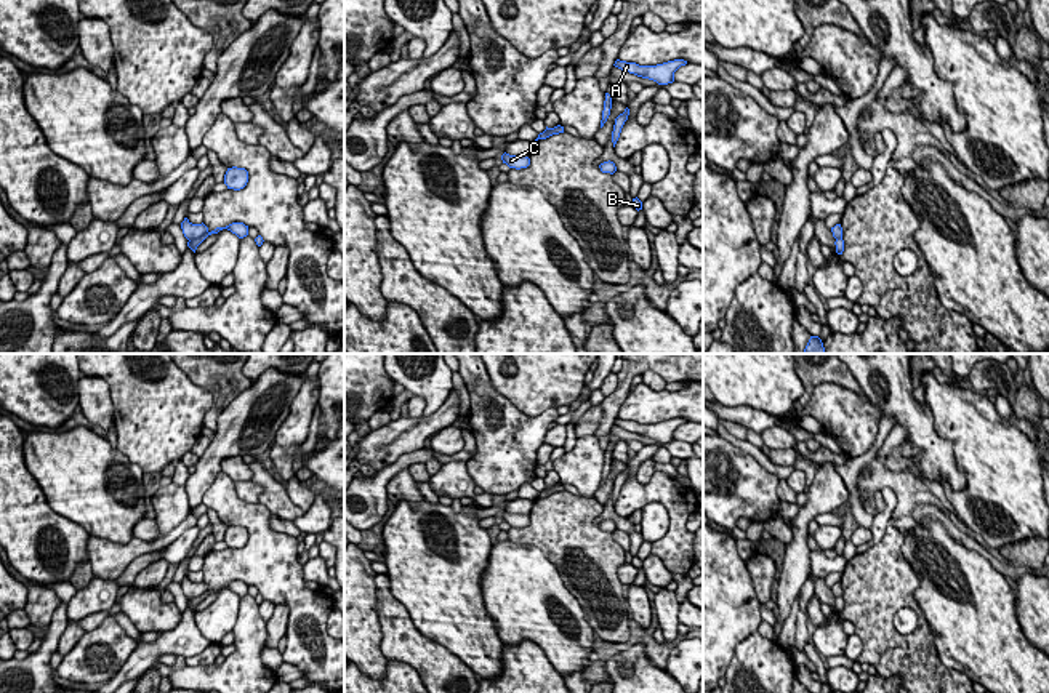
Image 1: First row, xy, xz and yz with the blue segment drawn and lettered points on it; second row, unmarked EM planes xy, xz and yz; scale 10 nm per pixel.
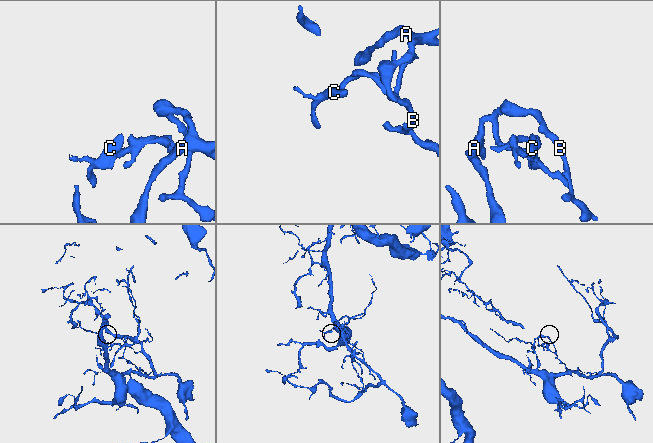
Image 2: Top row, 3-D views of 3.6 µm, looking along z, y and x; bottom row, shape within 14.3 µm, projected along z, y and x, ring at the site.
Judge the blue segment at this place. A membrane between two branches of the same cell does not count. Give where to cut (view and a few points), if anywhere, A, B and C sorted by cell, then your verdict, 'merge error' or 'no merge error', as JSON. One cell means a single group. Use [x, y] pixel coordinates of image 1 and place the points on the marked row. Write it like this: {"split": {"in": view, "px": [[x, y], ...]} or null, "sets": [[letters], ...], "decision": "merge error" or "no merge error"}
{"split": {"in": "xy", "px": [[208, 232], [189, 240]]}, "sets": [["A", "B"], ["C"]], "decision": "merge error"}

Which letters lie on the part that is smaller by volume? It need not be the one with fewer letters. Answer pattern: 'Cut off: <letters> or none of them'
Cut off: C

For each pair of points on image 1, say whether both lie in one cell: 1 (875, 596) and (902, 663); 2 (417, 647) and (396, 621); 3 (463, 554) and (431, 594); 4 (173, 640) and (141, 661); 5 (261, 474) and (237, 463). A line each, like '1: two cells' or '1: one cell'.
1: one cell
2: one cell
3: one cell
4: one cell
5: two cells

